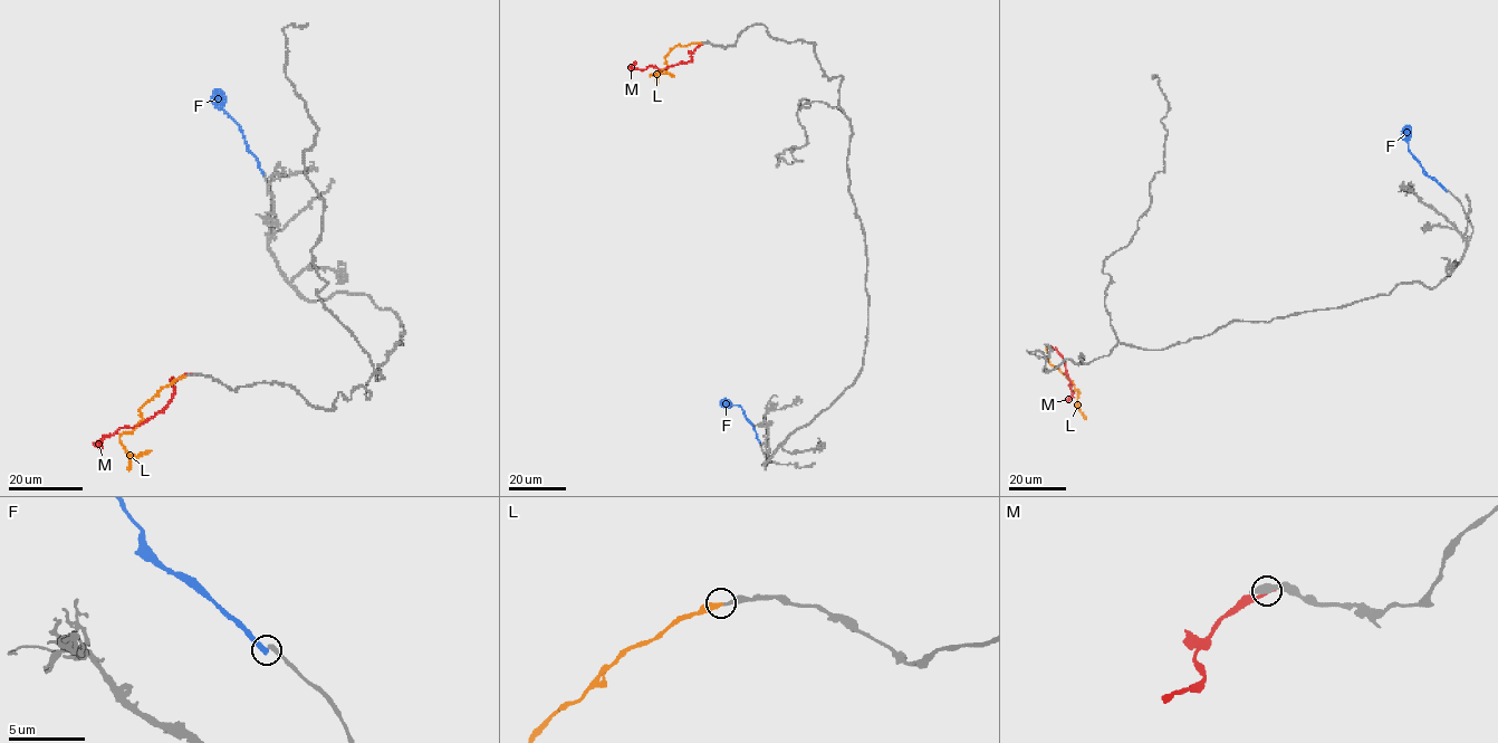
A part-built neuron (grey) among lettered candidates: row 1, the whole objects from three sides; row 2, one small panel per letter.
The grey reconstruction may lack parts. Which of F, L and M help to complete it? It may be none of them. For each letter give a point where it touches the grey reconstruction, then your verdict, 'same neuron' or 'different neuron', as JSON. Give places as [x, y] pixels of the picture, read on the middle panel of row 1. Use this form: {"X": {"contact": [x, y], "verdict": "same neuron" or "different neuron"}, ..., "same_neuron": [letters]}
{"F": {"contact": [761, 444], "verdict": "different neuron"}, "L": {"contact": [701, 43], "verdict": "same neuron"}, "M": {"contact": [704, 43], "verdict": "different neuron"}, "same_neuron": ["L"]}

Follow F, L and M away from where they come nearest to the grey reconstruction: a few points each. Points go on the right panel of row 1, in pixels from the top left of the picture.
F: (1447, 191), (1427, 173), (1410, 152), (1407, 125)
L: (1046, 345), (1048, 362), (1071, 380), (1078, 392), (1076, 407), (1081, 403)
M: (1046, 344), (1063, 358), (1066, 373), (1073, 384), (1069, 387), (1073, 397), (1065, 400)

